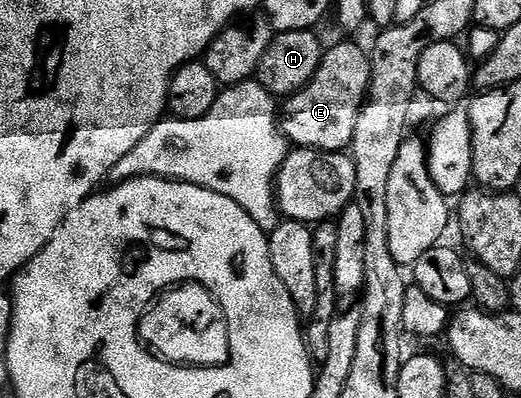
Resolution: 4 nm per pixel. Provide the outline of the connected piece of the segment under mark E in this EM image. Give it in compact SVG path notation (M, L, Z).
M335 44L332 48L328 47L323 53L323 61L317 66L317 74L313 74L313 78L304 86L303 91L299 92L296 96L290 97L290 99L284 103L287 104L284 108L282 105L281 131L283 135L287 137L288 141L290 141L295 148L312 148L315 152L343 152L344 150L350 149L353 130L357 130L357 118L359 117L359 113L363 111L363 102L367 99L367 88L369 85L371 85L371 62L368 53L364 51L364 49L362 52L355 44Z

